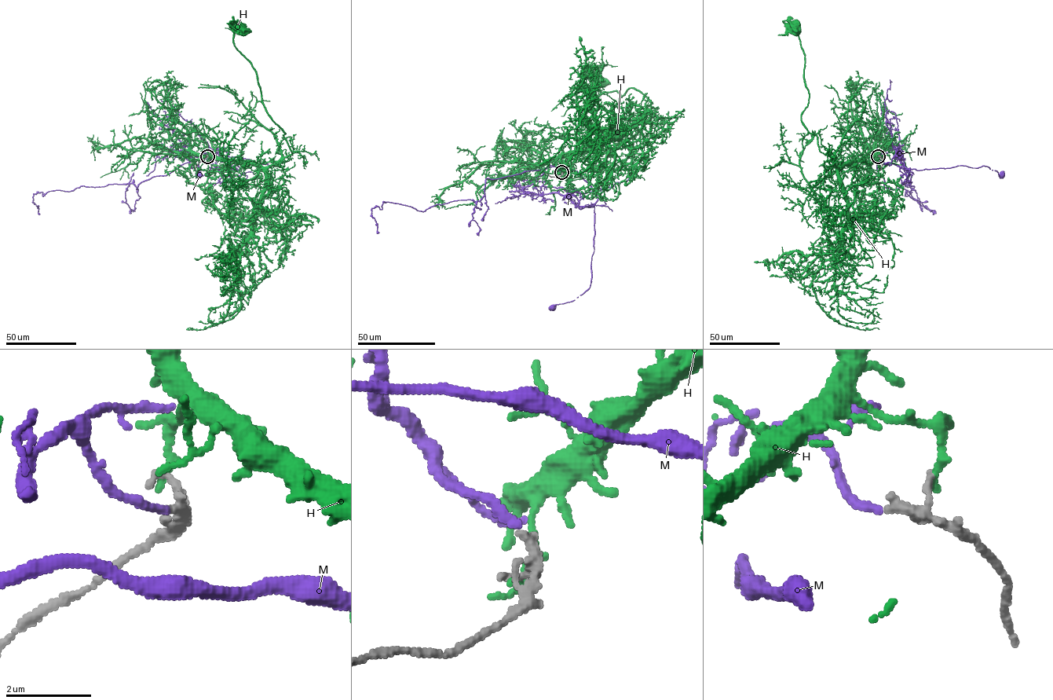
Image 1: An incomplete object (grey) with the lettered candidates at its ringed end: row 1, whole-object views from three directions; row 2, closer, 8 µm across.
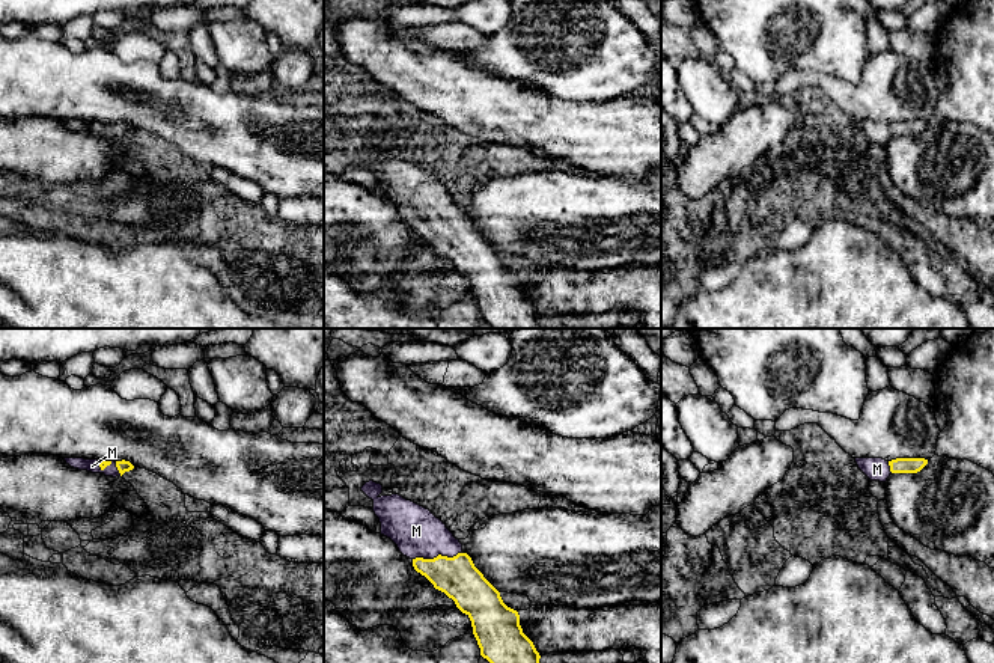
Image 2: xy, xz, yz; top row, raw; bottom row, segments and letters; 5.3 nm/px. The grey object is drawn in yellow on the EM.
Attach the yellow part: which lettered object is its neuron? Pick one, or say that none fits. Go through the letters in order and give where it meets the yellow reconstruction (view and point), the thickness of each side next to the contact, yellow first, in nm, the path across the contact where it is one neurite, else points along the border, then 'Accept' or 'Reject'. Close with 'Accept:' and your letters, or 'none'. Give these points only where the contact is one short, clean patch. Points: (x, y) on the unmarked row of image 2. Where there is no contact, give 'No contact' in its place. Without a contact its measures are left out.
H: No contact. Reject
M: Touches yellow at xz (439, 217). Thickness 220 nm (yellow) against 260 nm. Path across: xz (458, 240), (439, 217), (416, 193). Accept
Accept: M

